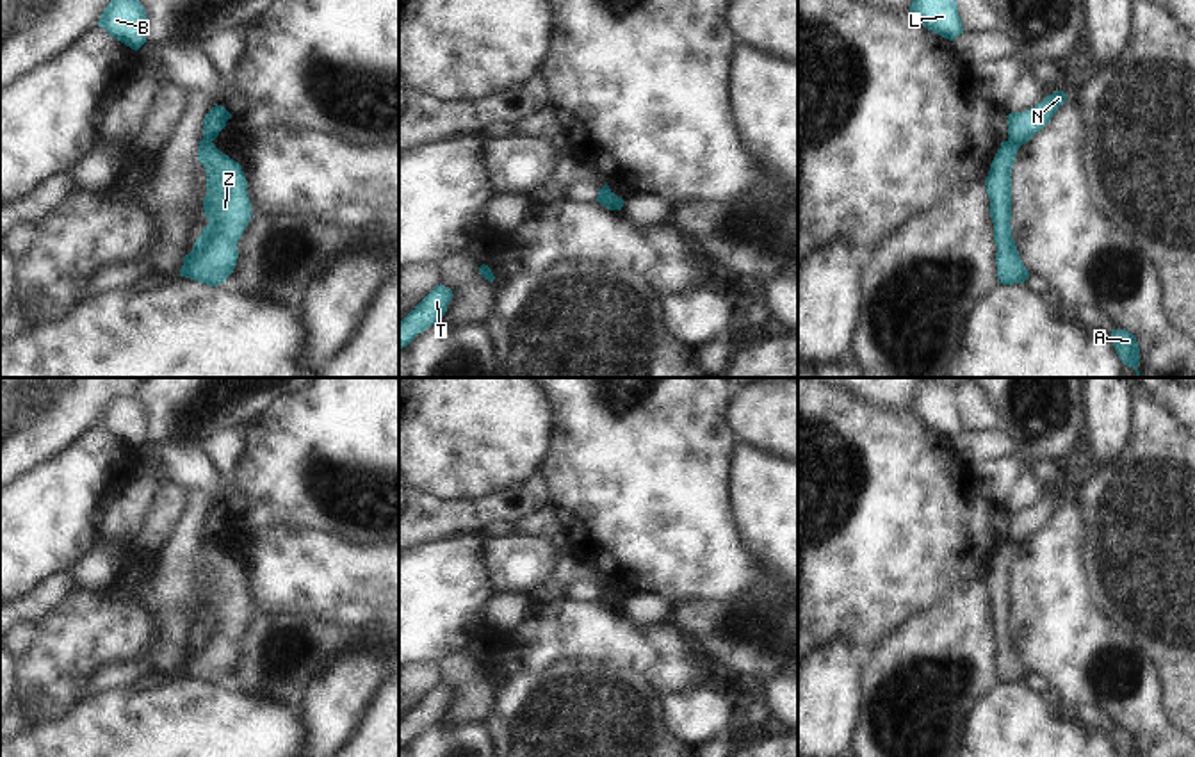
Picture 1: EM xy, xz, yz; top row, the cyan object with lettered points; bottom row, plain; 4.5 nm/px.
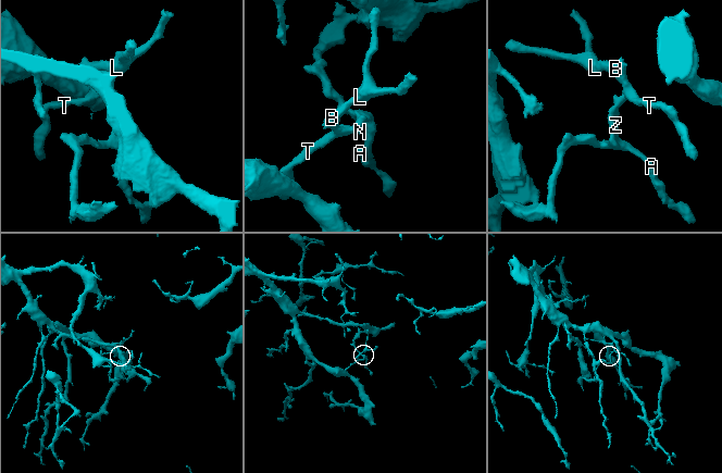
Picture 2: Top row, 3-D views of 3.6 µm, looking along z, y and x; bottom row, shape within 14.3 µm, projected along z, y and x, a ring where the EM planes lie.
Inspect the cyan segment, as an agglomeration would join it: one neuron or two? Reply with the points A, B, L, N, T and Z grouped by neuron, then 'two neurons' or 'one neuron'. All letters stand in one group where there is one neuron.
A Z / B L N T | two neurons

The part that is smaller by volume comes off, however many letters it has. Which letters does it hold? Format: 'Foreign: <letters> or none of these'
Foreign: B, L, N, T

